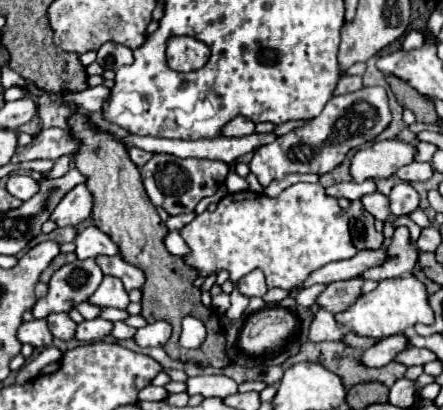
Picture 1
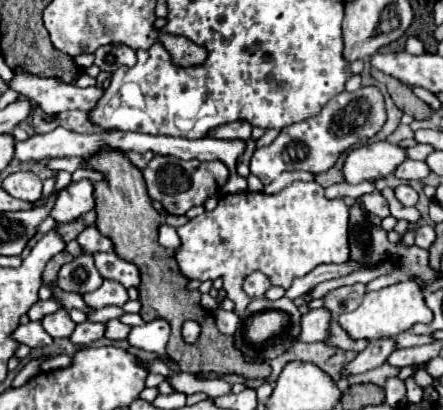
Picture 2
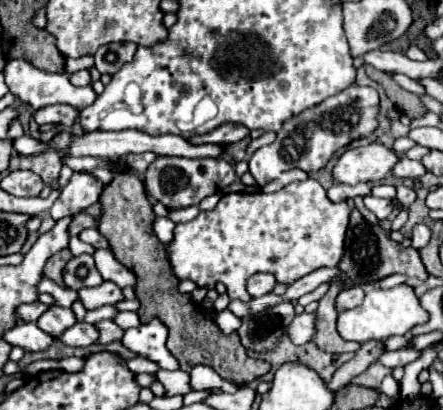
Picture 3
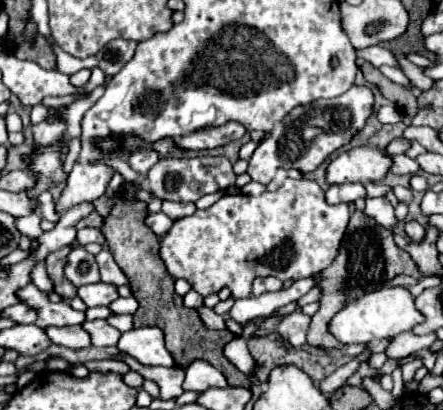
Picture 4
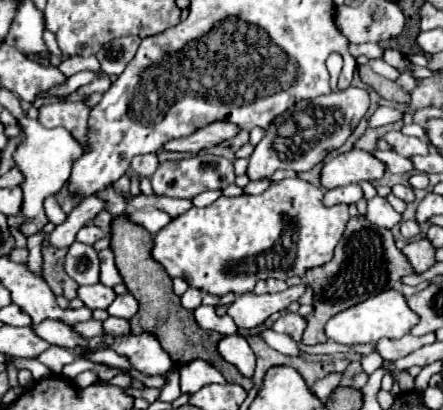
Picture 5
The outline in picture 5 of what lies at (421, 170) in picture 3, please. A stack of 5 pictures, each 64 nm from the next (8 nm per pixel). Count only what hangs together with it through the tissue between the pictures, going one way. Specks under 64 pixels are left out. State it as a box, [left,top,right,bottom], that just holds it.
[374,150,414,174]

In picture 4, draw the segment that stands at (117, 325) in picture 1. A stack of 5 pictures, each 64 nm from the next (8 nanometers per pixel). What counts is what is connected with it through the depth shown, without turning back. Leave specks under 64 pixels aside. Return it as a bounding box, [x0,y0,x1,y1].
[84,320,120,346]

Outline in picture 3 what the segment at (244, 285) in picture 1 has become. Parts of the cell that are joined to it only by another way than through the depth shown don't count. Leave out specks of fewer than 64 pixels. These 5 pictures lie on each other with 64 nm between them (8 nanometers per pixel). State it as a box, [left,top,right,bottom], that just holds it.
[246,274,276,298]

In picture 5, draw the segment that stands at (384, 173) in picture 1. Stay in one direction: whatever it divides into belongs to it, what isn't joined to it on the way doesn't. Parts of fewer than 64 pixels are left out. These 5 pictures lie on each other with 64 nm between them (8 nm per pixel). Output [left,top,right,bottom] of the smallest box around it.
[320,148,384,188]

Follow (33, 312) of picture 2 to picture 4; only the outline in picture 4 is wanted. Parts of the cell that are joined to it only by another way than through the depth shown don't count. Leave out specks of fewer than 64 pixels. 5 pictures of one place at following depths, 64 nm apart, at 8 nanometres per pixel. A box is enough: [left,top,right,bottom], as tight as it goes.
[2,302,38,324]

